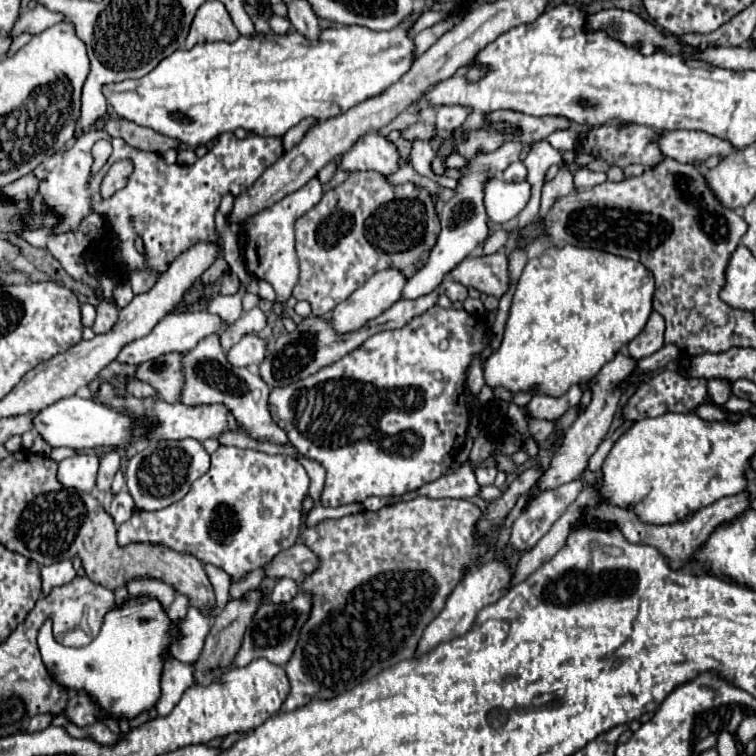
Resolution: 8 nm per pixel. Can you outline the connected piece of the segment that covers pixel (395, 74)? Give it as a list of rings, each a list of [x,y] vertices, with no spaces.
[[[425,6],[421,12],[411,12],[399,26],[395,26],[393,30],[389,32],[375,32],[375,30],[369,30],[365,26],[329,26],[329,28],[323,28],[319,32],[319,38],[317,40],[309,40],[305,38],[303,34],[299,34],[297,30],[291,30],[287,34],[275,34],[275,32],[269,32],[269,34],[255,34],[255,36],[241,36],[239,40],[235,42],[213,42],[213,44],[197,44],[193,46],[191,50],[177,50],[173,52],[171,56],[163,58],[159,62],[159,66],[149,72],[147,76],[143,78],[137,78],[137,80],[125,80],[125,82],[117,82],[117,84],[109,84],[103,88],[105,96],[107,96],[107,102],[109,106],[113,106],[113,110],[125,118],[125,120],[131,120],[139,126],[149,126],[153,128],[155,132],[161,132],[161,134],[167,134],[191,148],[197,148],[199,144],[211,144],[215,138],[219,138],[219,134],[225,134],[225,132],[235,132],[237,128],[245,128],[247,132],[255,130],[255,134],[263,134],[263,136],[273,136],[273,138],[281,138],[289,128],[297,126],[301,120],[305,118],[315,118],[317,122],[325,122],[327,118],[333,118],[333,116],[339,116],[343,112],[347,112],[351,106],[357,106],[359,102],[365,102],[367,98],[373,98],[373,96],[379,96],[383,94],[383,90],[387,90],[391,84],[395,84],[403,74],[407,74],[407,70],[413,66],[415,62],[415,42],[413,42],[413,36],[409,36],[409,30],[413,28],[413,24],[419,20],[421,14],[429,12],[431,8]]]

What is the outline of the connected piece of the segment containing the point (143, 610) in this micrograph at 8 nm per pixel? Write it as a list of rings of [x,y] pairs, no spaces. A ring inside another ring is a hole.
[[[129,596],[123,602],[123,606],[115,606],[105,614],[103,630],[89,646],[61,648],[61,644],[55,642],[53,638],[51,618],[47,618],[45,624],[41,626],[39,636],[37,636],[37,646],[41,652],[43,664],[47,666],[47,672],[57,684],[61,684],[67,690],[85,692],[101,708],[105,718],[133,720],[141,712],[149,712],[151,708],[155,708],[161,698],[161,676],[163,676],[163,666],[165,666],[165,654],[171,650],[171,640],[179,636],[181,622],[183,620],[171,622],[163,604],[153,596]]]

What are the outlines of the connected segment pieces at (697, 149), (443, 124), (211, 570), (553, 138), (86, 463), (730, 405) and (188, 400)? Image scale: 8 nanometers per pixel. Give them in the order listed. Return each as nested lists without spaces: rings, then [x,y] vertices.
[[[695,130],[659,132],[657,146],[665,158],[673,158],[683,164],[687,164],[691,160],[705,162],[713,154],[719,154],[723,158],[723,156],[735,152],[729,142],[713,138],[703,132],[695,132]]]
[[[441,106],[437,110],[437,122],[435,124],[437,124],[439,130],[445,130],[445,132],[455,130],[467,120],[469,112],[471,110],[465,108],[465,106]]]
[[[205,564],[205,572],[215,588],[215,596],[217,596],[217,606],[225,606],[229,602],[229,574],[223,572],[221,568],[217,566],[211,566],[211,564]]]
[[[557,130],[557,132],[553,132],[553,134],[549,134],[547,138],[545,138],[553,148],[557,148],[557,150],[573,150],[573,146],[575,146],[575,142],[579,140],[579,134],[575,134],[575,132],[569,132],[569,130]]]
[[[85,452],[85,454],[65,458],[59,464],[57,478],[65,488],[91,492],[95,488],[97,468],[99,468],[99,458],[91,452]]]
[[[731,396],[727,400],[727,404],[725,404],[725,410],[729,410],[729,412],[745,412],[745,410],[749,410],[751,407],[753,407],[753,404],[749,400],[735,398],[735,396]]]
[[[211,334],[211,338],[203,338],[195,350],[189,350],[183,354],[183,394],[181,402],[187,406],[199,406],[199,404],[215,404],[223,402],[231,414],[235,414],[235,422],[239,422],[239,430],[255,438],[259,442],[271,442],[271,444],[287,444],[289,438],[285,430],[271,418],[271,412],[267,410],[267,394],[271,392],[269,386],[261,380],[261,376],[249,372],[247,368],[235,368],[231,362],[227,362],[227,354],[223,352],[219,344],[219,334]]]

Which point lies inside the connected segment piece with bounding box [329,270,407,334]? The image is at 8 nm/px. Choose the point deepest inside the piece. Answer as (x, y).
(384, 289)

